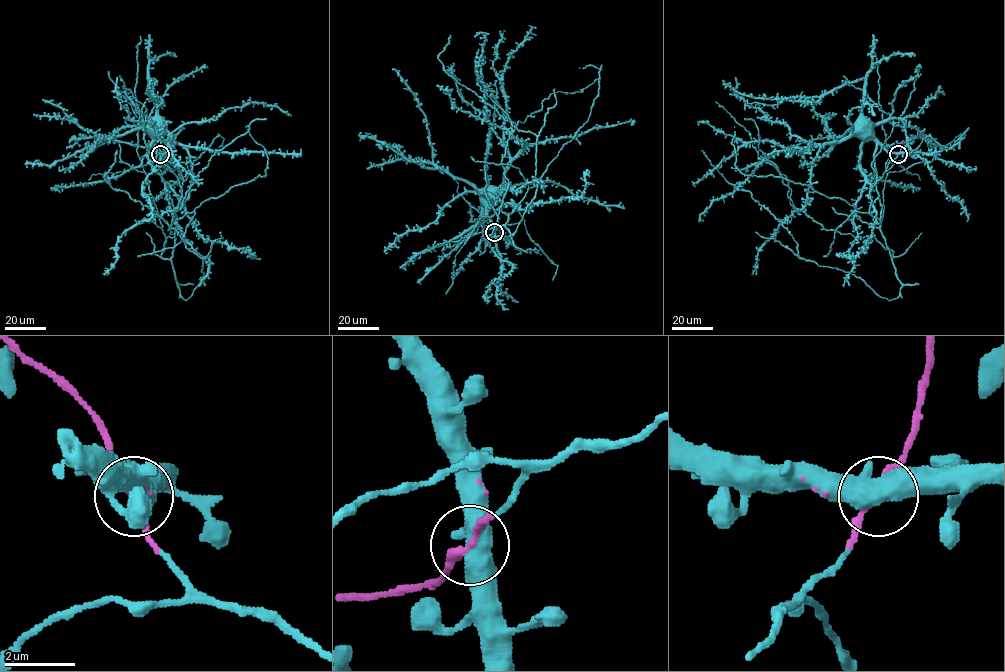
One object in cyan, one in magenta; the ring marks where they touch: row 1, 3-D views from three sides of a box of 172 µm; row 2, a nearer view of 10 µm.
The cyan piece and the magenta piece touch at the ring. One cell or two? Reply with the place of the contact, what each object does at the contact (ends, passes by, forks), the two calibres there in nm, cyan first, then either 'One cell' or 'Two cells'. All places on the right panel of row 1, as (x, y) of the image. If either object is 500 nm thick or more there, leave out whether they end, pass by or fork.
Place: (898, 154). Thickness 600 nm (cyan) against 220 nm. One cell

